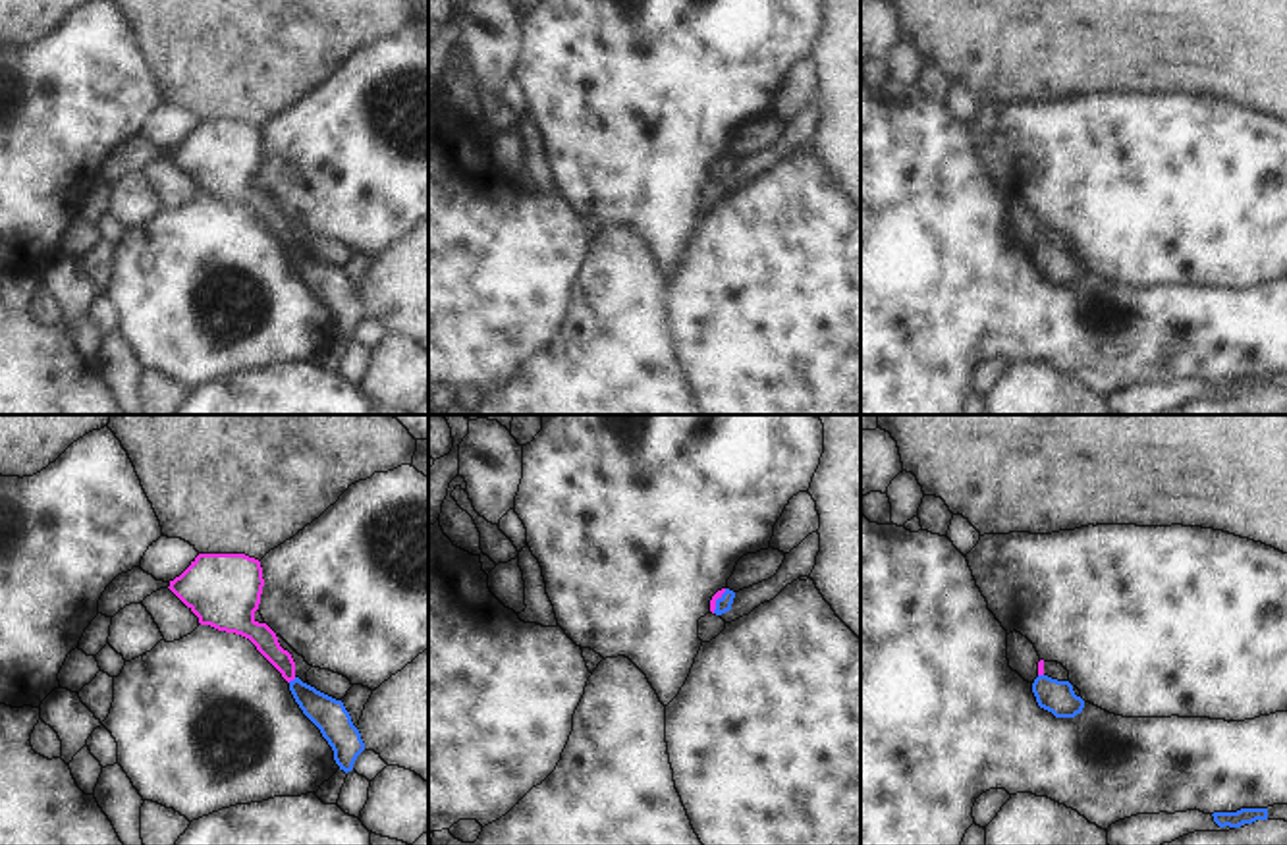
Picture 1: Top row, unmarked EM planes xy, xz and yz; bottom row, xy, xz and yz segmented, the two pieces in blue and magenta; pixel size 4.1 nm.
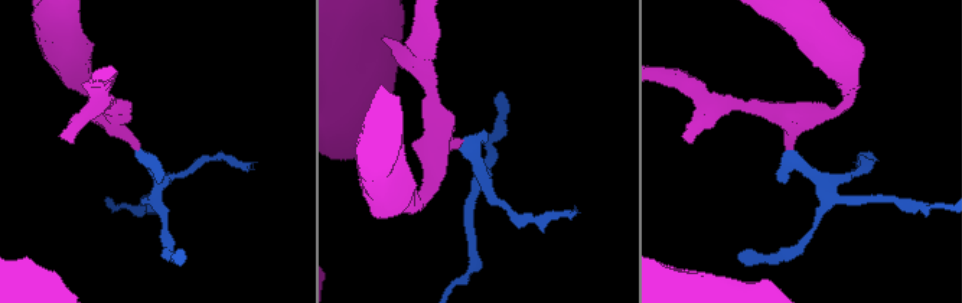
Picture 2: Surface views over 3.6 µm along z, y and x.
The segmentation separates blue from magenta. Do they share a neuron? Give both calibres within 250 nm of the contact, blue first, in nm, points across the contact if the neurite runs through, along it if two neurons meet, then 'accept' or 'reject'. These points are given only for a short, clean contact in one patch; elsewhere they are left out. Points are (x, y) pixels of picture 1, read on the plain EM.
140/100 nm | across xy (328, 282), (294, 247), (261, 203) | accept

